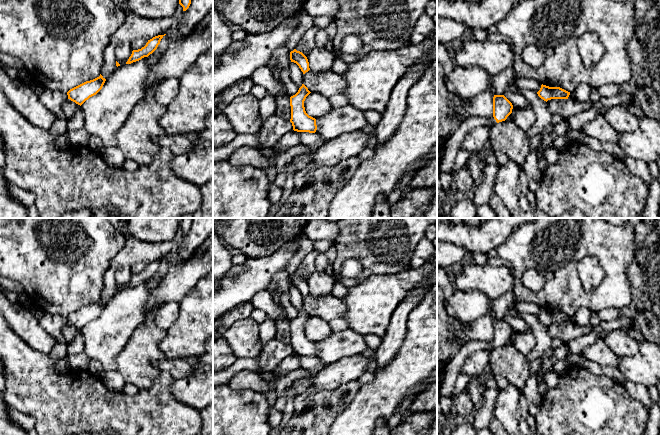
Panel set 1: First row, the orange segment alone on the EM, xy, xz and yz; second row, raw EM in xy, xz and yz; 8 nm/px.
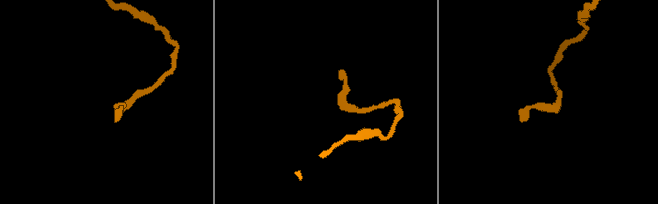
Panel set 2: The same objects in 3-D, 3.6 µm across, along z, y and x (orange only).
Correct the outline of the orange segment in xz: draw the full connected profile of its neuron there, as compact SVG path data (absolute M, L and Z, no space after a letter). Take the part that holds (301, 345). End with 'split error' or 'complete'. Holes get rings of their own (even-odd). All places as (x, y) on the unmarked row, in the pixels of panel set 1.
M302 308L298 316L290 321L291 343L293 354L297 356L315 357L316 343L309 340L304 331L304 325L311 316Z | complete

